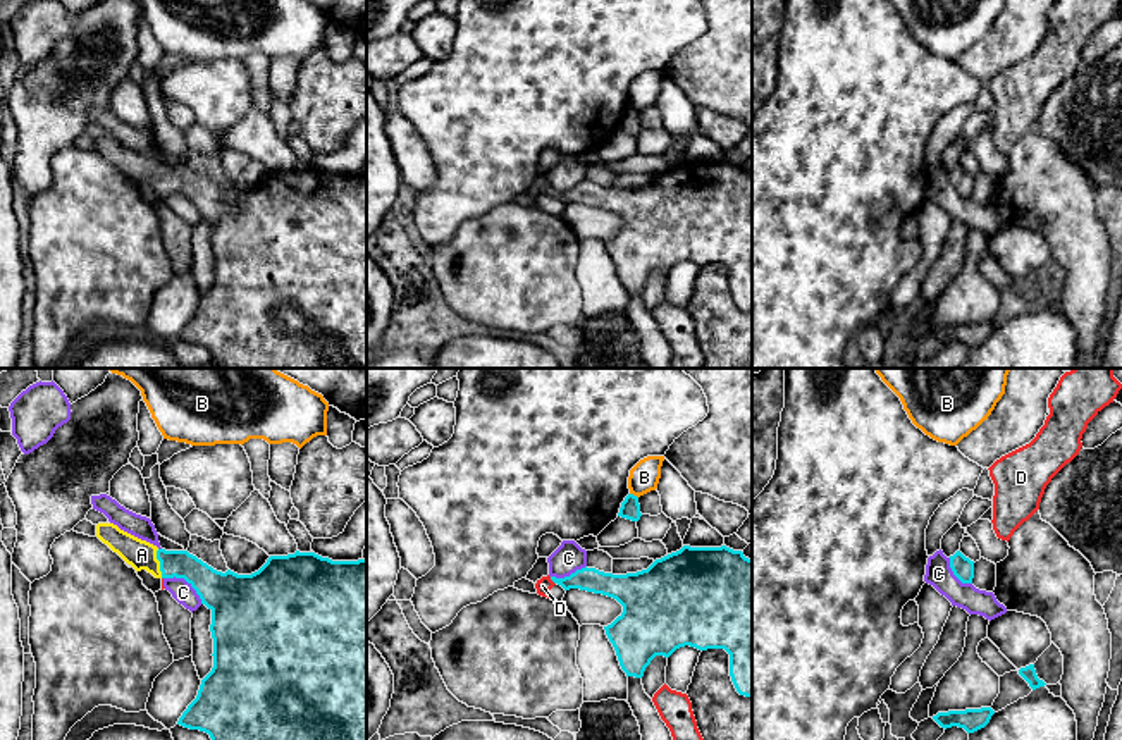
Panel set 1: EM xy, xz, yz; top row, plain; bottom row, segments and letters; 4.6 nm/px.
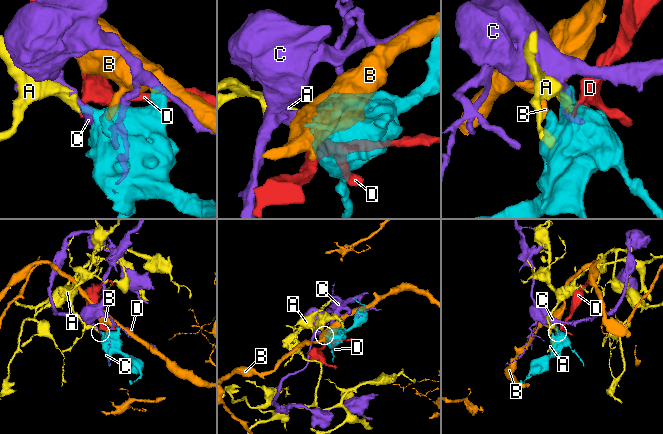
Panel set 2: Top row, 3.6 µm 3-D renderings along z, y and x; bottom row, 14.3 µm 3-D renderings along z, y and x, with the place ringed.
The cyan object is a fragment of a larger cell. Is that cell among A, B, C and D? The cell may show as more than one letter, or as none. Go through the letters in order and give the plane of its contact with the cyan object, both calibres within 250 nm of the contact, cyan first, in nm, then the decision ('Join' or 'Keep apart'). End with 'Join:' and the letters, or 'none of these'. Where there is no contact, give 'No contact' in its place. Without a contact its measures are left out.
A: Touches cyan in xy. Thickness 140 nm (cyan) against 140 nm. Join
B: Touches cyan in xz. Thickness 90 nm (cyan) against 140 nm. Keep apart
C: Touches cyan in xy. Thickness 240 nm (cyan) against 100 nm. Keep apart
D: Touches cyan in xz. Thickness 110 nm (cyan) against 70 nm. Keep apart
Join: A

